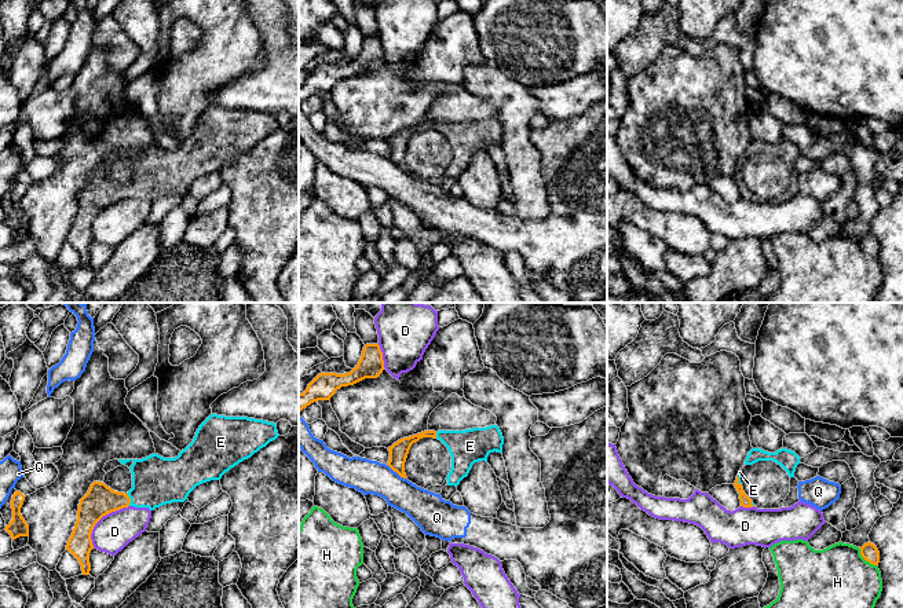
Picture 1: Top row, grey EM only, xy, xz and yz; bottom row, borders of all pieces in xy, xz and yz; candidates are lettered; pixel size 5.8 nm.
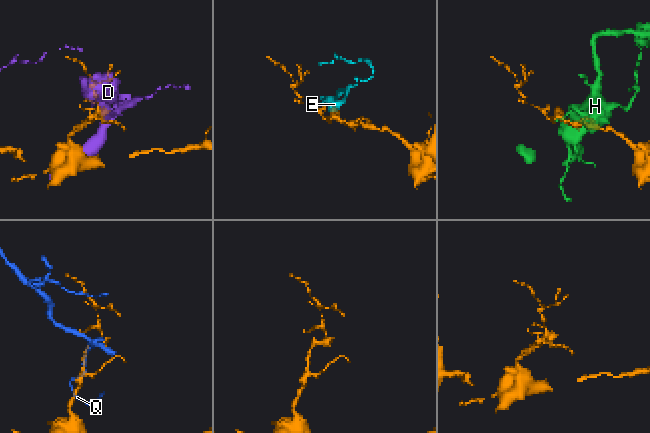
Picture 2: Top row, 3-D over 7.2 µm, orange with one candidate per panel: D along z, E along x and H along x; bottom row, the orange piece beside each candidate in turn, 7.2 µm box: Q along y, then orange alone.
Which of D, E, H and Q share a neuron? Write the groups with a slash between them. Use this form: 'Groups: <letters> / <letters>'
Groups: D / E / H / Q

